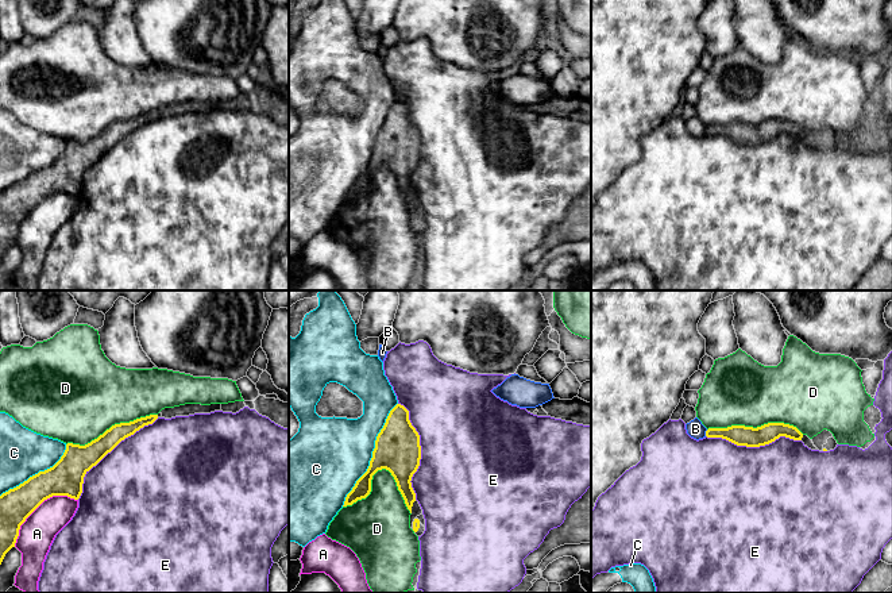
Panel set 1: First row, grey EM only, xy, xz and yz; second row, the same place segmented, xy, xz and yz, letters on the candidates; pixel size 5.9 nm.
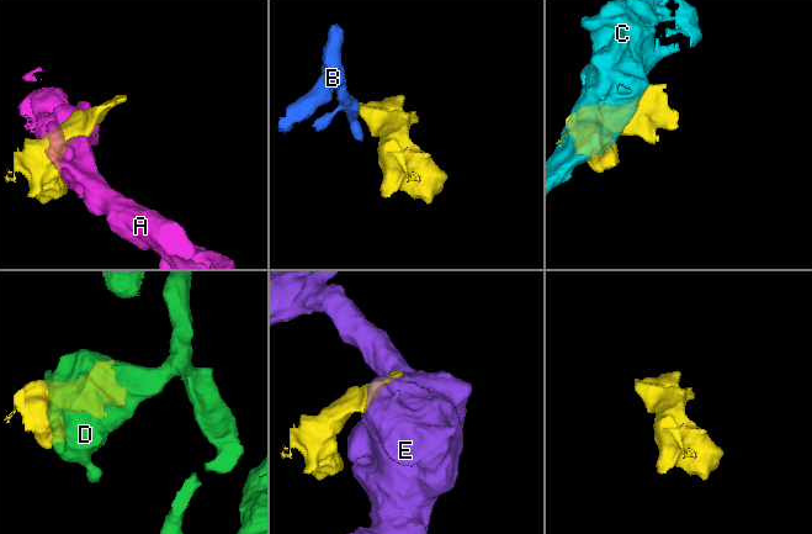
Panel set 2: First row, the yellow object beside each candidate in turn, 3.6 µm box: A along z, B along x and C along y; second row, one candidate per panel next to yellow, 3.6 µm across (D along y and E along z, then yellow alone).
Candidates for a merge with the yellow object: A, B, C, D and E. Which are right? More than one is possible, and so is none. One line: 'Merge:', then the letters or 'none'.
Merge: none

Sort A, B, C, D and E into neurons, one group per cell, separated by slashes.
A / B / C / D / E

